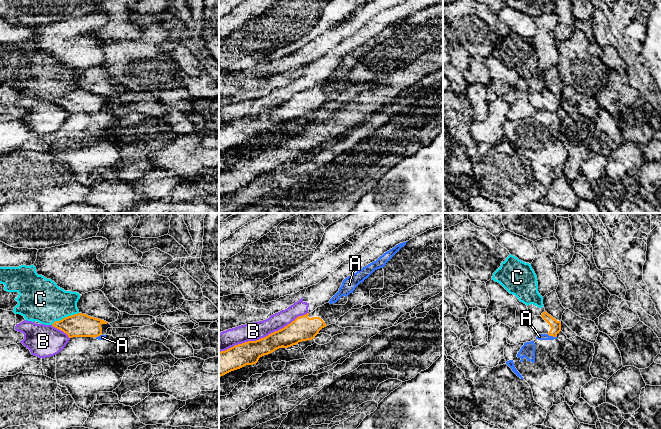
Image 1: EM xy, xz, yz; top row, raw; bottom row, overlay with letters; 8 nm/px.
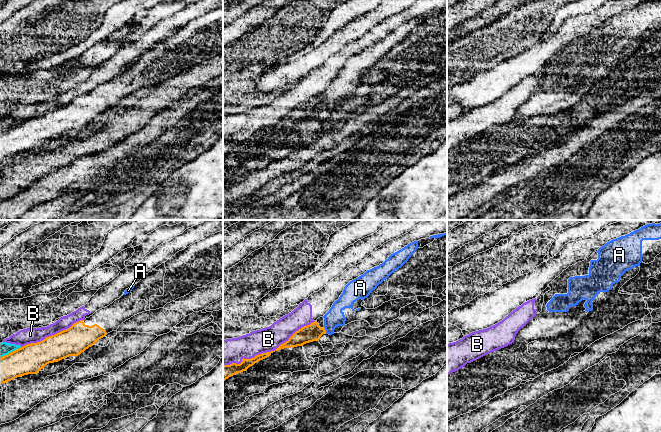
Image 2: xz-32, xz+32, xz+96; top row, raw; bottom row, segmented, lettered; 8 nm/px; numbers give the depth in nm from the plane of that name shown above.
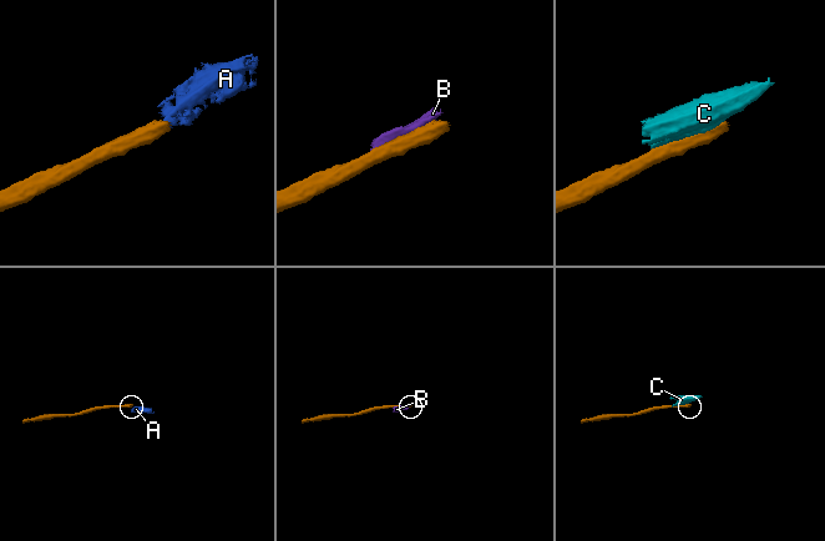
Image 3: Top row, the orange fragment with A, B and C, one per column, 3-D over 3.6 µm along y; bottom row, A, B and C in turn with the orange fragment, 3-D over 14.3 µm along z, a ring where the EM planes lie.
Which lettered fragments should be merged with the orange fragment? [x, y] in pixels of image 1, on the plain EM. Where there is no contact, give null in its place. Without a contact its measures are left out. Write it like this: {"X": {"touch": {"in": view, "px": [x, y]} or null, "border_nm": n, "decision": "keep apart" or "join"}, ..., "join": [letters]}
{"A": {"touch": {"in": "yz", "px": [551, 111]}, "border_nm": 80, "decision": "keep apart"}, "B": {"touch": {"in": "xz", "px": [264, 113]}, "border_nm": 800, "decision": "keep apart"}, "C": {"touch": {"in": "xy", "px": [65, 93]}, "border_nm": 240, "decision": "keep apart"}, "join": []}

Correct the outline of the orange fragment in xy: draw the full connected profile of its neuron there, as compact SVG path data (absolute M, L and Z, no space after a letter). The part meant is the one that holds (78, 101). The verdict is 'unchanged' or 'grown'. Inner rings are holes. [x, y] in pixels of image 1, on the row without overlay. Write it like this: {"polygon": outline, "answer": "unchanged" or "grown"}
{"polygon": "M78 89L55 97L53 103L63 107L69 114L98 113L106 111L108 104L113 104L108 98Z", "answer": "grown"}

